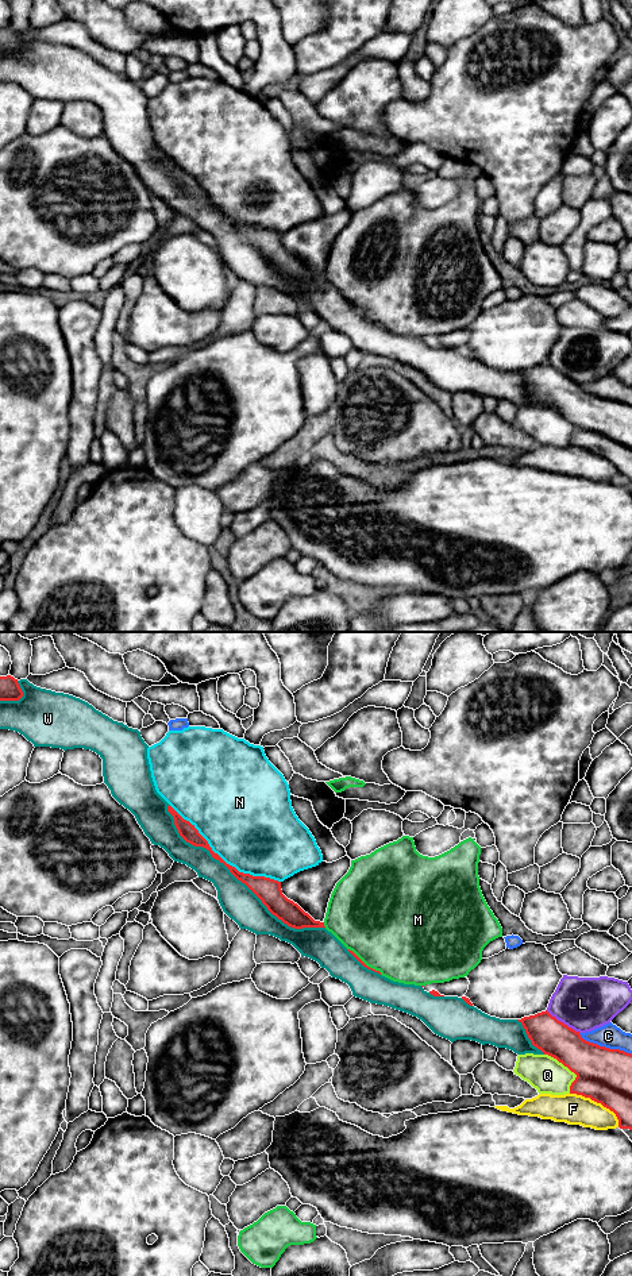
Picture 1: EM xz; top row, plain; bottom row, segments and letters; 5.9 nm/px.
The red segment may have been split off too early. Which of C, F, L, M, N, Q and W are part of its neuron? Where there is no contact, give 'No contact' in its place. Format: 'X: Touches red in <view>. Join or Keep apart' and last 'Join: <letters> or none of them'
C: Touches red in xz. Keep apart
F: Touches red in xz. Keep apart
L: Touches red in xz. Keep apart
M: Touches red in xz. Keep apart
N: Touches red in xz. Keep apart
Q: Touches red in xz. Keep apart
W: Touches red in xz. Join
Join: W

